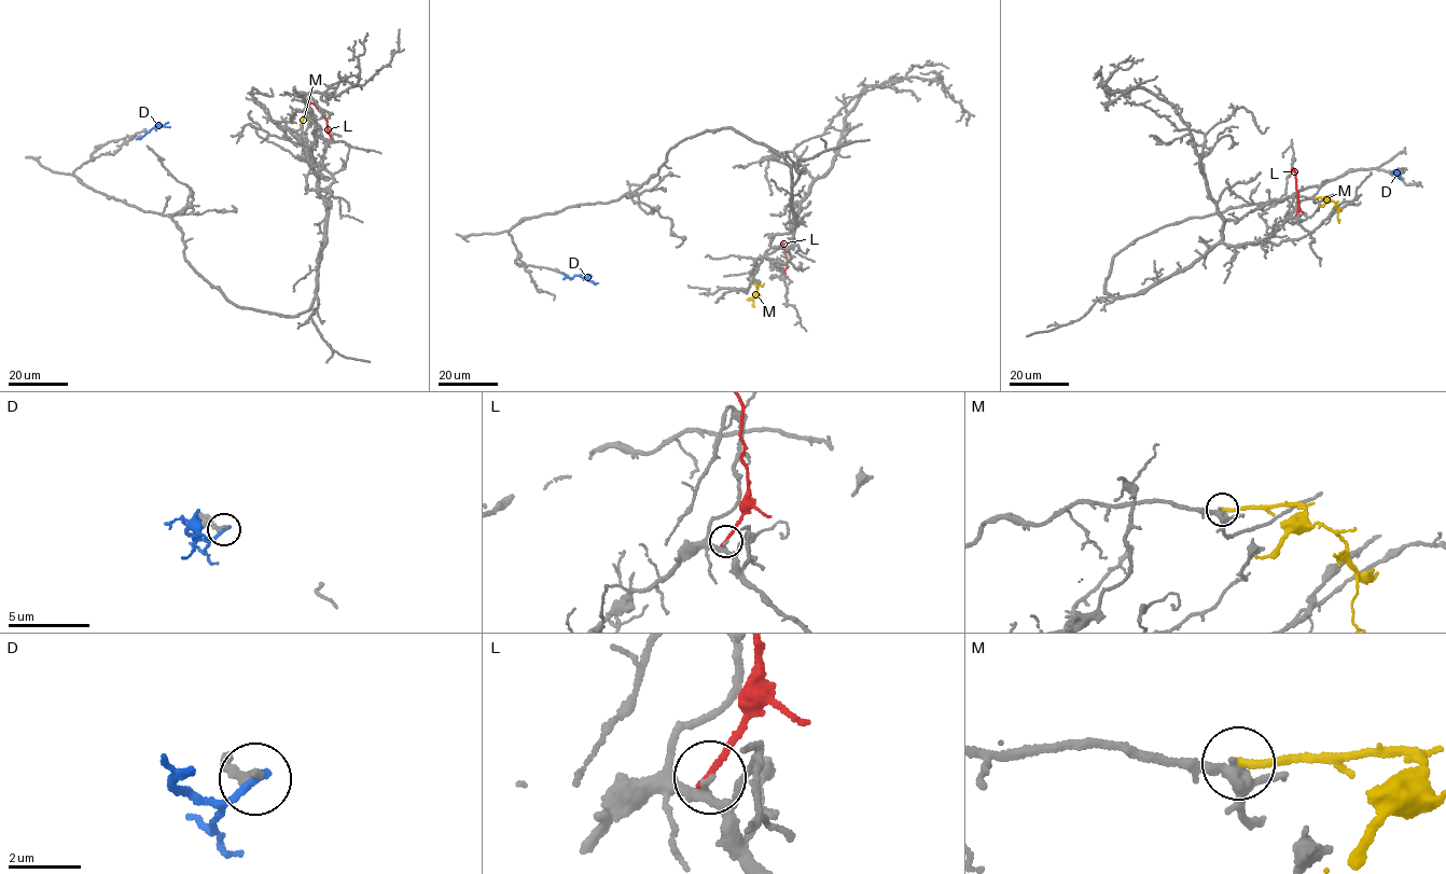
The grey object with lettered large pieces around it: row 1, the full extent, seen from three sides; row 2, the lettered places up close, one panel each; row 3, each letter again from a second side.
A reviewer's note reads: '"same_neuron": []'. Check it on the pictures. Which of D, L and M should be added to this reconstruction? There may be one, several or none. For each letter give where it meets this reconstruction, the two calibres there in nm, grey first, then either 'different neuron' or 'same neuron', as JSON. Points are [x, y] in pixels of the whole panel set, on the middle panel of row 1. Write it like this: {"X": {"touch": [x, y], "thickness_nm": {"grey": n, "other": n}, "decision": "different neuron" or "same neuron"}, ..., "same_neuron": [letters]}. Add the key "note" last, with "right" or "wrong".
{"D": {"touch": [570, 278], "thickness_nm": {"grey": 280, "other": 240}, "decision": "different neuron"}, "L": {"touch": [784, 274], "thickness_nm": {"grey": 220, "other": 180}, "decision": "different neuron"}, "M": {"touch": [754, 271], "thickness_nm": {"grey": 280, "other": 240}, "decision": "different neuron"}, "same_neuron": [], "note": "right"}

